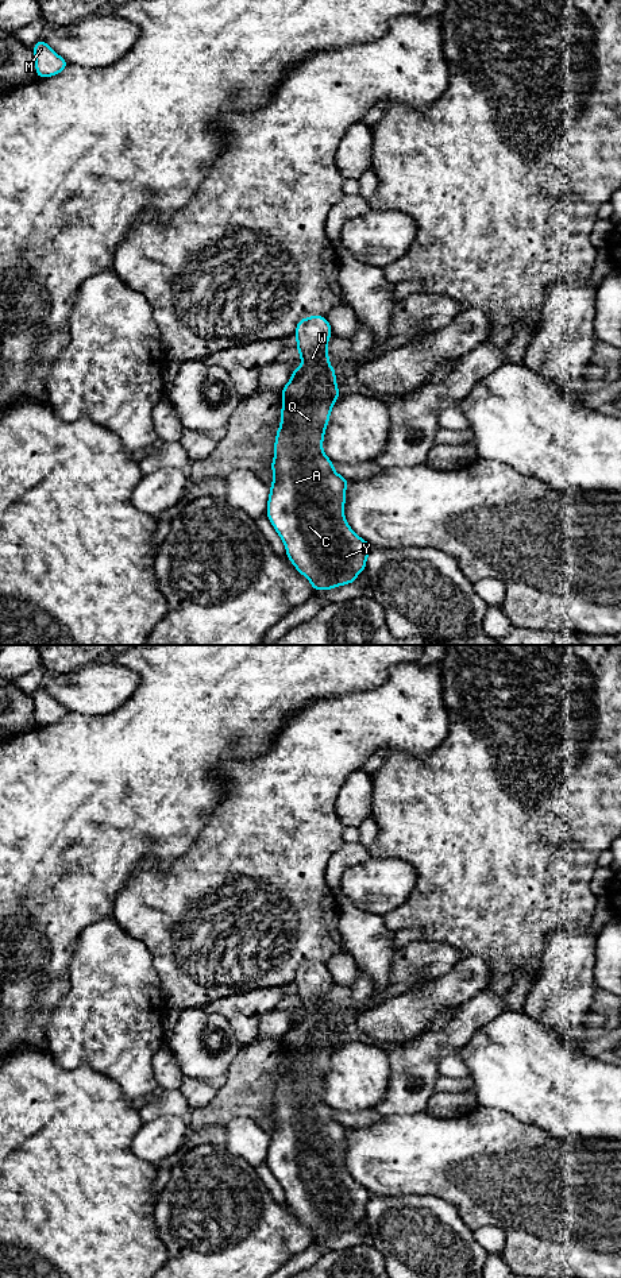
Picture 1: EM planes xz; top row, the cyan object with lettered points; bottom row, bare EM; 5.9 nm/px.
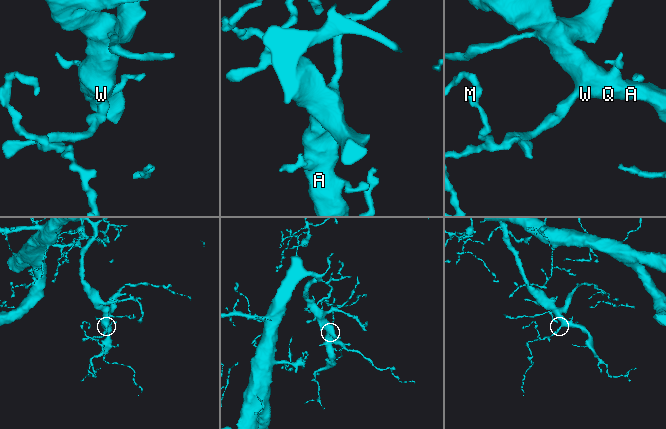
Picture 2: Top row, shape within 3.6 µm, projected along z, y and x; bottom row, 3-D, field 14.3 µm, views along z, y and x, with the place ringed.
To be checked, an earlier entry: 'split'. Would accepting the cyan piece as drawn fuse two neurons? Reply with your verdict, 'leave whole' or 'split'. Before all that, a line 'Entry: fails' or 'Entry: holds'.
Entry: fails
leave whole

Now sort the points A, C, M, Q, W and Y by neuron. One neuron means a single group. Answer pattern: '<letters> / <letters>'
A C M Q W Y

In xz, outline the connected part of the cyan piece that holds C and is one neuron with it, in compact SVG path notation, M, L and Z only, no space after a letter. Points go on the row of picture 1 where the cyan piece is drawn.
M324 316L301 318L296 325L297 352L301 367L292 368L292 378L281 390L281 425L274 441L274 459L266 516L285 544L286 557L312 584L313 592L351 584L366 571L373 547L360 538L344 518L348 479L333 470L324 455L323 440L331 410L340 397L336 374L328 359L327 344L332 328Z

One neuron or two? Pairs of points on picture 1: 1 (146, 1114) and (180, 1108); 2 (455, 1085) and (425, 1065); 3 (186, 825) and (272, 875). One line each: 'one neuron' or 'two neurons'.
1: one neuron
2: two neurons
3: two neurons

